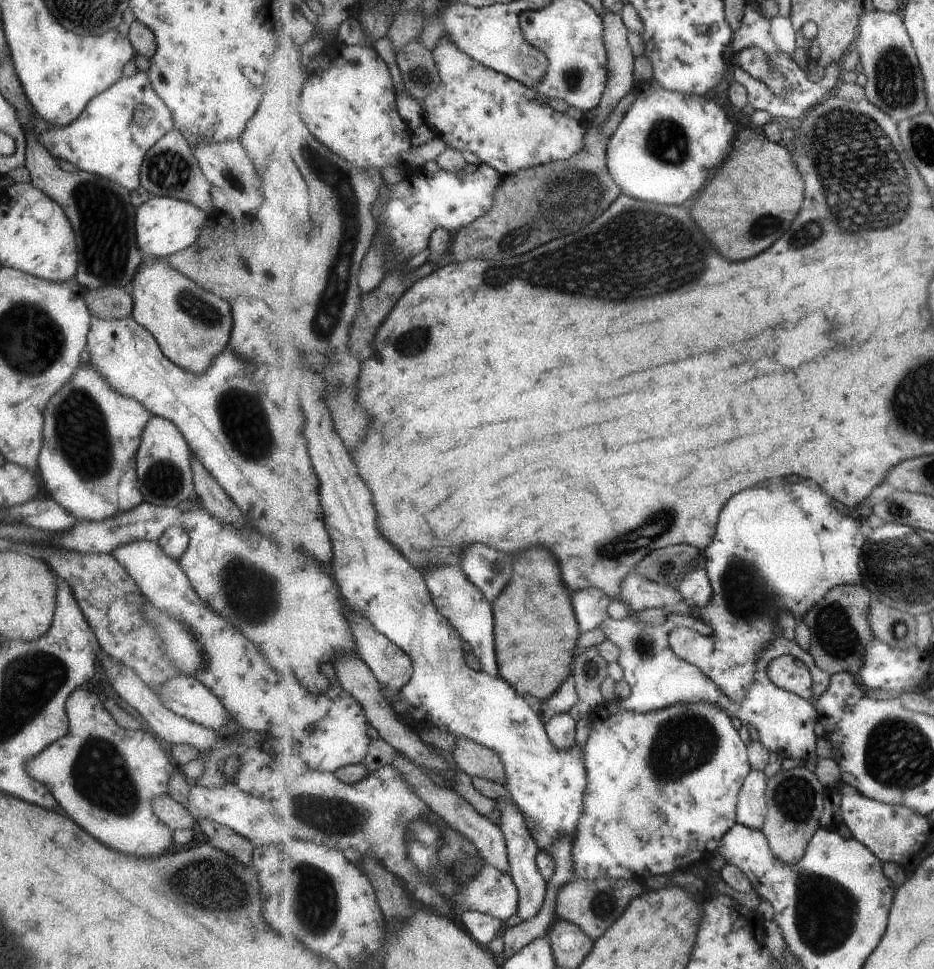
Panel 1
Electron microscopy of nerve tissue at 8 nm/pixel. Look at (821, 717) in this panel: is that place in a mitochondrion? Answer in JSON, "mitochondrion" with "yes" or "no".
{"mitochondrion":"no"}

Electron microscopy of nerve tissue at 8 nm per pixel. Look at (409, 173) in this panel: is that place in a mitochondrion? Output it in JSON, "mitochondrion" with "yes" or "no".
{"mitochondrion":"no"}

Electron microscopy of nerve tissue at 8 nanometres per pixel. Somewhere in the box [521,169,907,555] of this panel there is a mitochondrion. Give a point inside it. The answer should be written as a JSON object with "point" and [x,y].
{"point":[763,228]}

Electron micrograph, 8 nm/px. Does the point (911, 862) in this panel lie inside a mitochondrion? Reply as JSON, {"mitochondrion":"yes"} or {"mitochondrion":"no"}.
{"mitochondrion":"no"}

